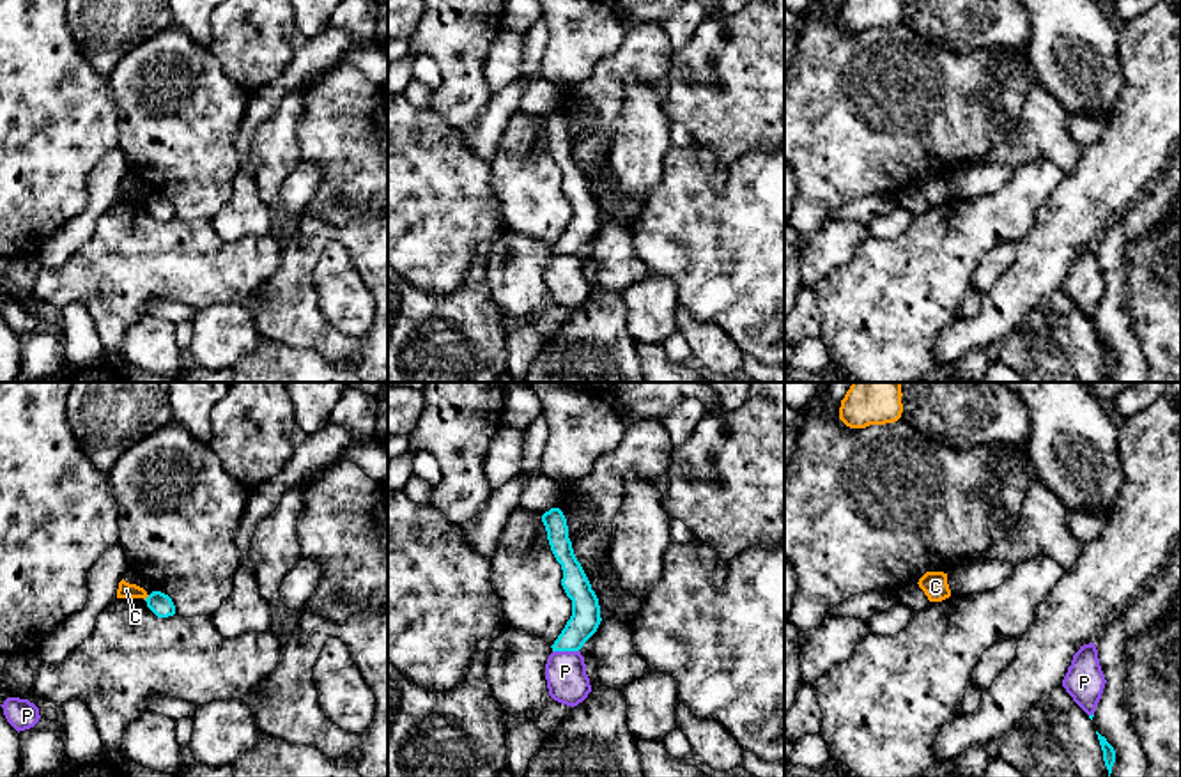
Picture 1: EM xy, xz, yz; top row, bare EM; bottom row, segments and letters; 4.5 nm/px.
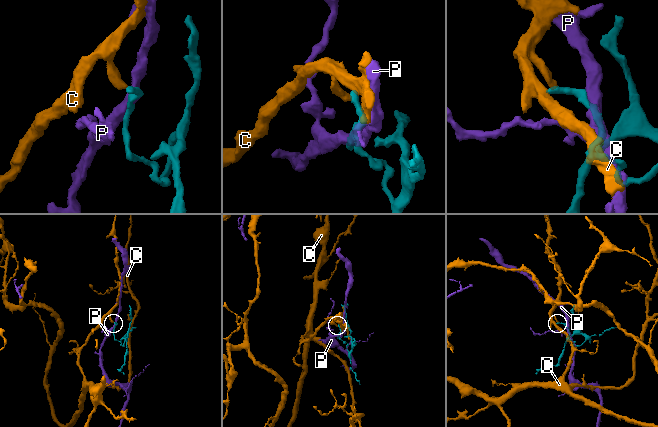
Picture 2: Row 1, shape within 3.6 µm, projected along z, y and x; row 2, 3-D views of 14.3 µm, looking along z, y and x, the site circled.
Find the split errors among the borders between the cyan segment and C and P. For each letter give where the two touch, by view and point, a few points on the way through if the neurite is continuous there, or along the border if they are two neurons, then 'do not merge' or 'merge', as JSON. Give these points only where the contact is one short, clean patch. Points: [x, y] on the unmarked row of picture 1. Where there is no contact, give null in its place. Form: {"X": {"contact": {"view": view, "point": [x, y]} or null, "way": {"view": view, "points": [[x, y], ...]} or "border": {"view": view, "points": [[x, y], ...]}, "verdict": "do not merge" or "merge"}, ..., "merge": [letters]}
{"C": {"contact": {"view": "xy", "point": [147, 200]}, "border": {"view": "xy", "points": [[149, 199], [144, 202]]}, "verdict": "do not merge"}, "P": {"contact": {"view": "xz", "point": [565, 253]}, "verdict": "do not merge"}, "merge": []}

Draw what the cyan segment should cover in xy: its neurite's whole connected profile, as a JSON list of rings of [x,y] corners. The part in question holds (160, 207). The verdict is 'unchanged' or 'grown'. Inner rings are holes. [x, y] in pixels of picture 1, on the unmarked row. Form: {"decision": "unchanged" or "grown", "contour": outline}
{"decision": "unchanged", "contour": [[[152,195],[147,202],[147,211],[158,219],[158,221],[168,221],[175,218],[175,209],[172,202],[161,195]]]}

